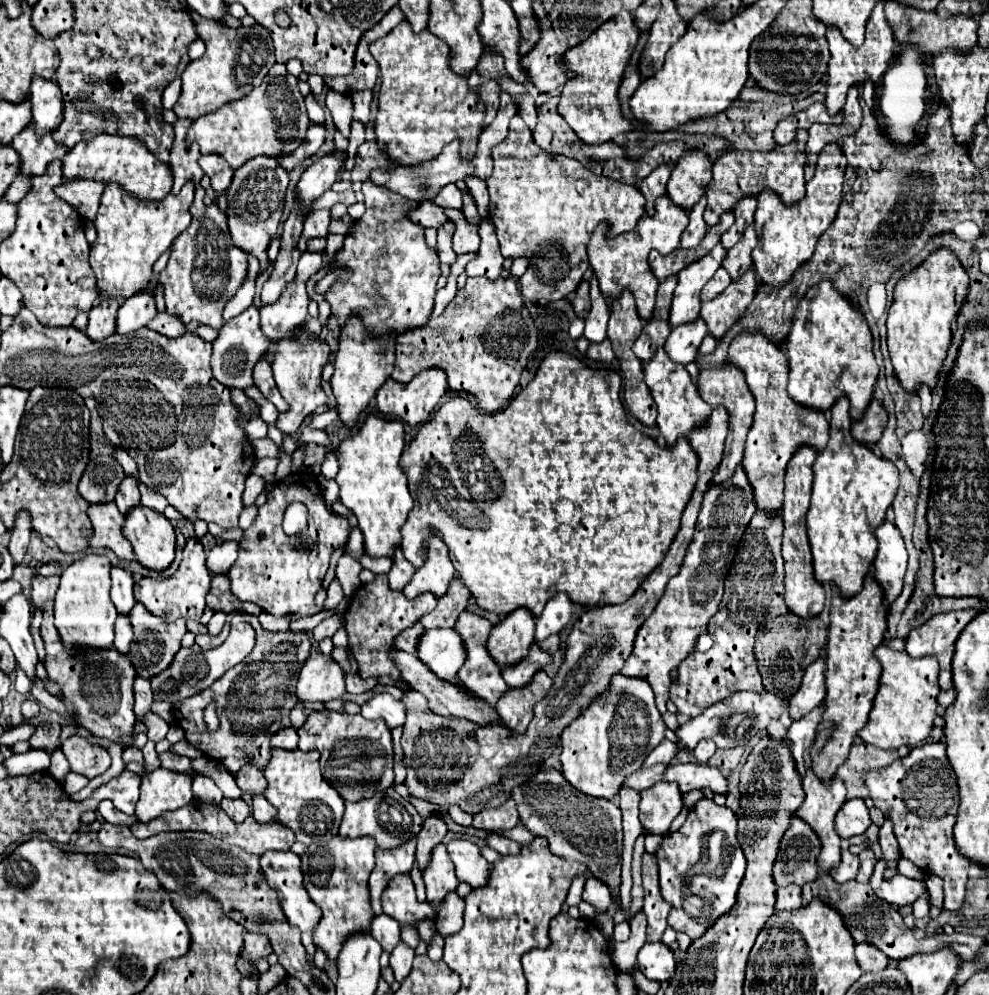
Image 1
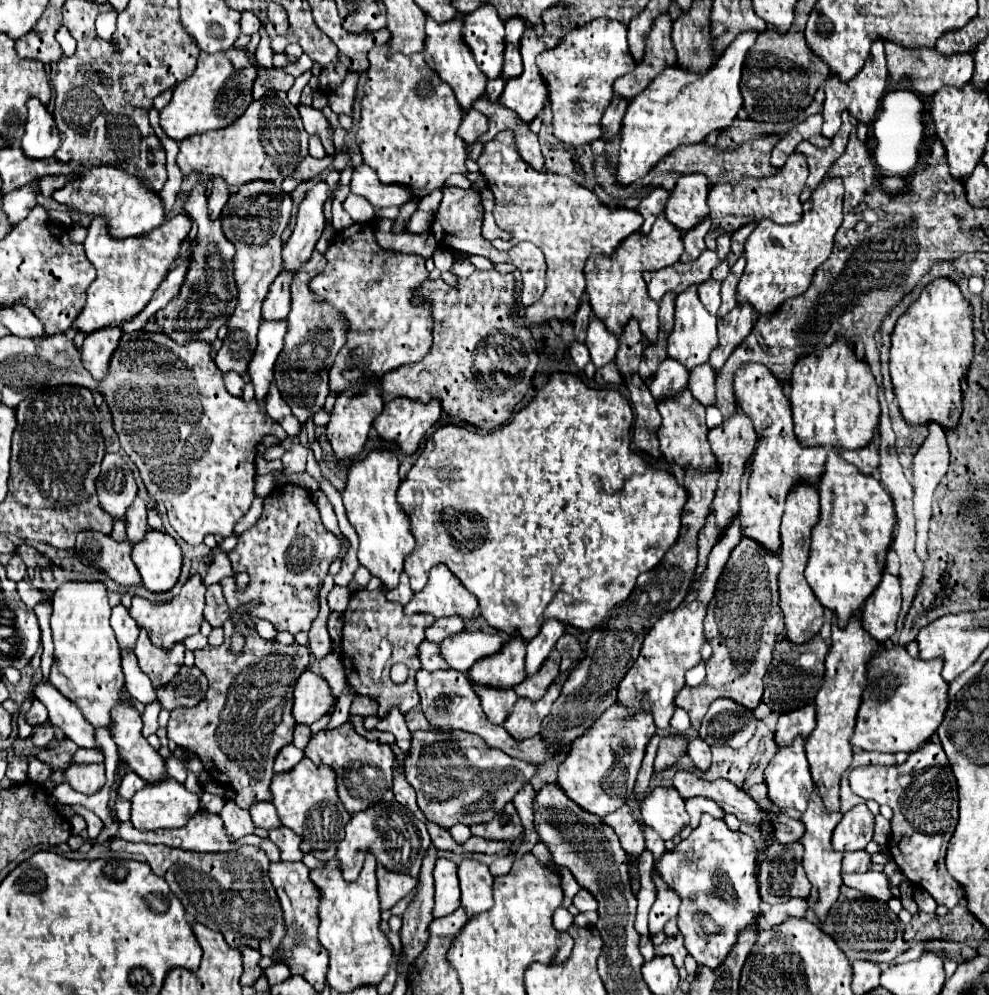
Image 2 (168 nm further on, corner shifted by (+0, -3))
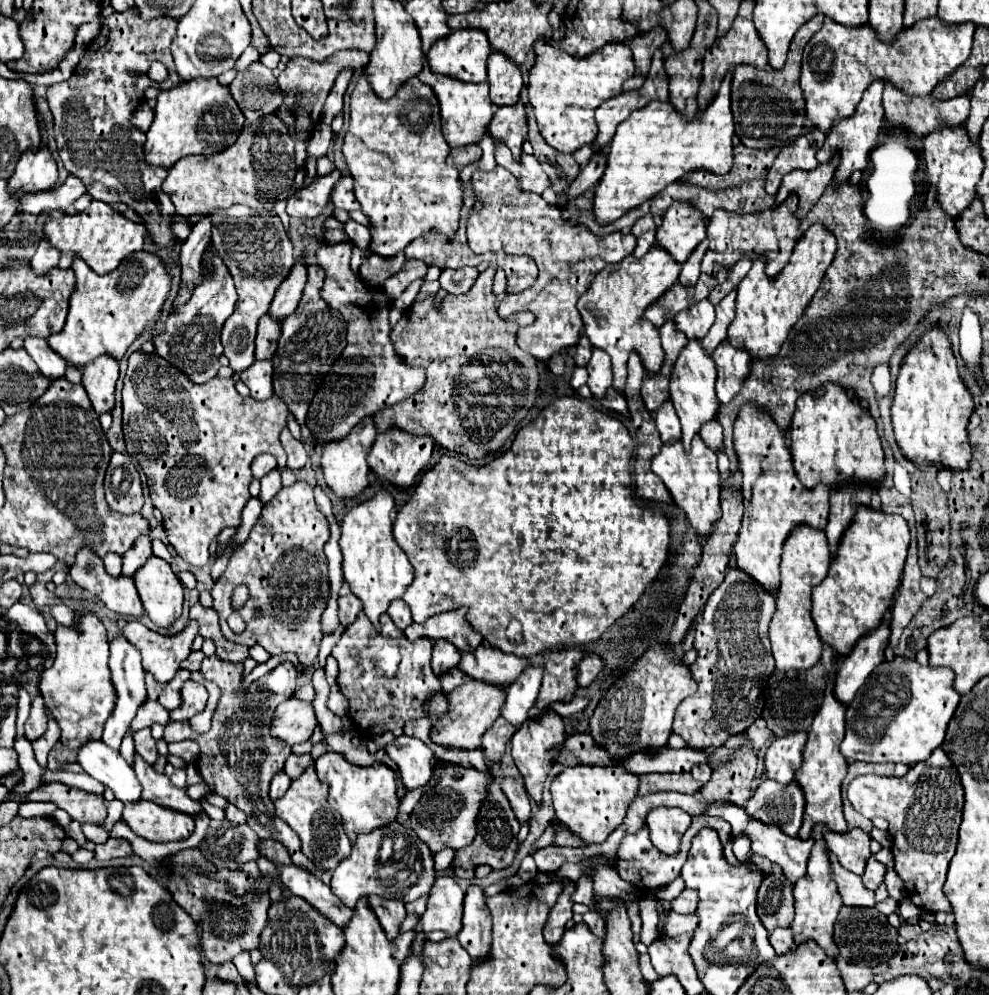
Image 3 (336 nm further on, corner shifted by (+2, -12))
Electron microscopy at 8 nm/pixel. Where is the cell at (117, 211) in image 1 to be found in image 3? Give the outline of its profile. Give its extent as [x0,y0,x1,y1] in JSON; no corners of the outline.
[46,251,170,369]

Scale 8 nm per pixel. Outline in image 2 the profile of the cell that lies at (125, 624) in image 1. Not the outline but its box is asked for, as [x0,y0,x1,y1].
[122,650,156,704]

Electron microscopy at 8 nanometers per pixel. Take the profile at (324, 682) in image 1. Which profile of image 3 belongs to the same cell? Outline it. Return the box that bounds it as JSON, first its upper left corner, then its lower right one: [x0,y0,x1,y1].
[270,697,316,747]

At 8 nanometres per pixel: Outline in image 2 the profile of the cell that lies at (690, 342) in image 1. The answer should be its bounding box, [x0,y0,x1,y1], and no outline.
[650,358,688,400]

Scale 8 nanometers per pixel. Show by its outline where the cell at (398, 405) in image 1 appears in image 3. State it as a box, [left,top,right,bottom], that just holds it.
[368,429,434,491]

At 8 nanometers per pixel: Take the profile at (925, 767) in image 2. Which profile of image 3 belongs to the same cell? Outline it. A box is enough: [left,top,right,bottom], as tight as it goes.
[848,749,964,913]

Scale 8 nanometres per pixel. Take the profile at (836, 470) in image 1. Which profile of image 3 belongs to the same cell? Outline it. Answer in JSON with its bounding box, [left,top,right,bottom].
[812,507,910,655]

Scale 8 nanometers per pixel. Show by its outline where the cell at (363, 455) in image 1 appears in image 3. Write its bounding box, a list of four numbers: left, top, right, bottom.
[340,491,414,631]

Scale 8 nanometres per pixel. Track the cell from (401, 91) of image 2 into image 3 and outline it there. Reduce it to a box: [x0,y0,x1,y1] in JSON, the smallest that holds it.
[342,75,462,259]

